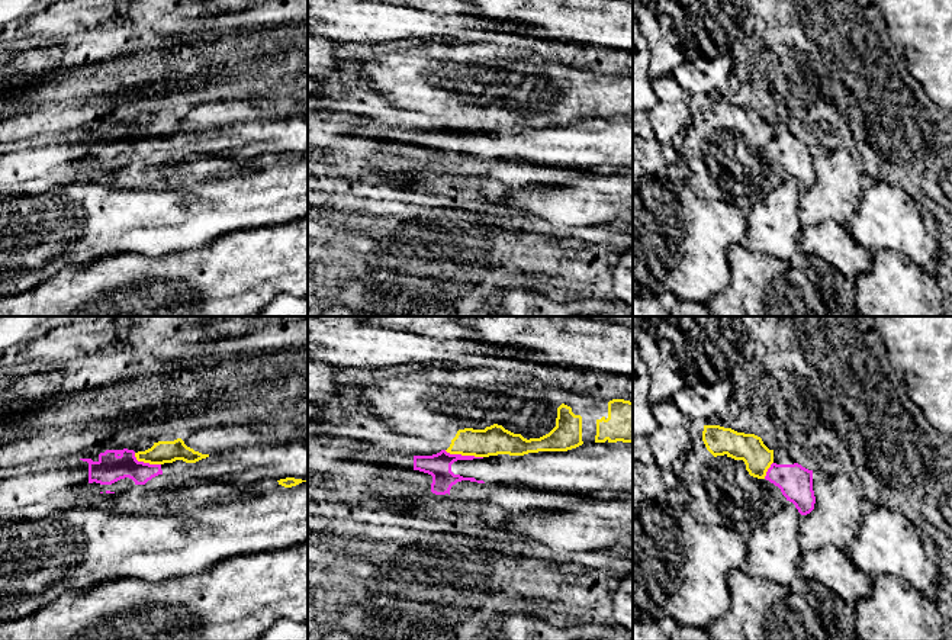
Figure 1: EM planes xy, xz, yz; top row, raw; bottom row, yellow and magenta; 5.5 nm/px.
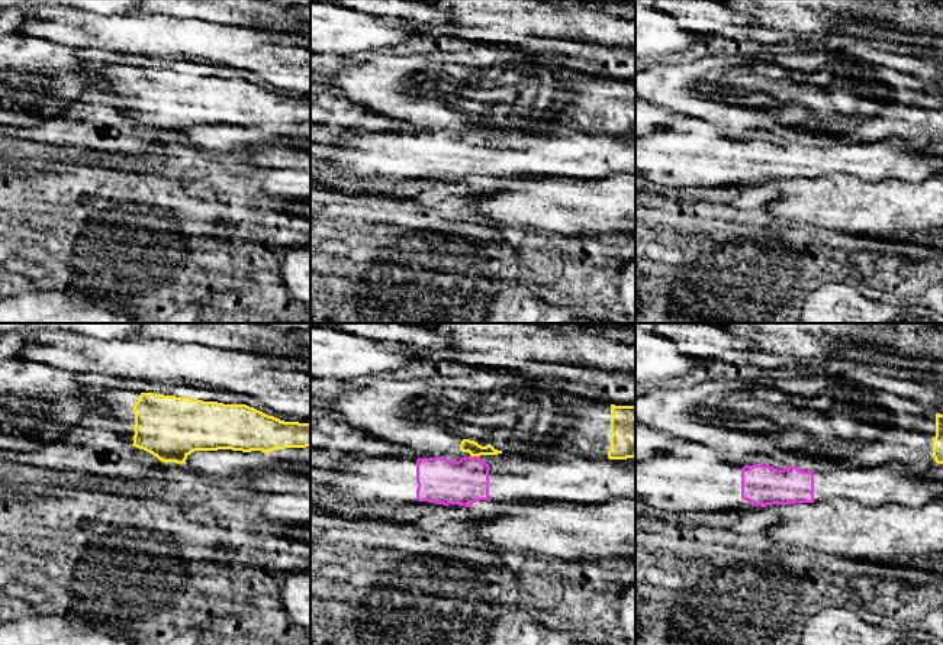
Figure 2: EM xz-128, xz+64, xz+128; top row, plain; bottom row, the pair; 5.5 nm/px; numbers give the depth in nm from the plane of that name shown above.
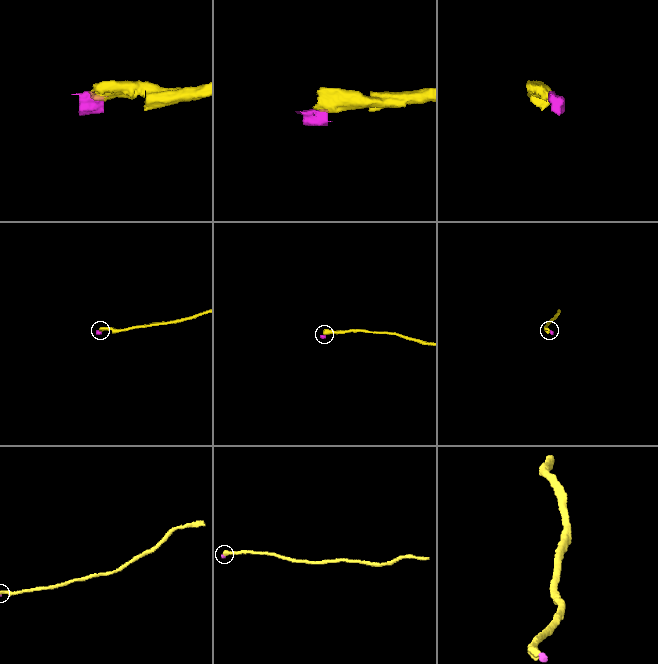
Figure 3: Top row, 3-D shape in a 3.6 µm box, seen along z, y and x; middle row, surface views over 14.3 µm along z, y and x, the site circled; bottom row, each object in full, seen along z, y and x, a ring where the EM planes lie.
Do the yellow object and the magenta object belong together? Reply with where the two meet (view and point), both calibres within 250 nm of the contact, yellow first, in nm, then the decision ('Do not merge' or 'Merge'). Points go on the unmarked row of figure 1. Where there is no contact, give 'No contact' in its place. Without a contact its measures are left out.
Touches yellow at xz (463, 129). Thickness 170 nm (yellow) against 140 nm. Do not merge

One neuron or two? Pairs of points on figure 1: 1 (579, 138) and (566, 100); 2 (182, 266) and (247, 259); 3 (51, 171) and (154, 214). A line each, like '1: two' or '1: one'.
1: two
2: one
3: two

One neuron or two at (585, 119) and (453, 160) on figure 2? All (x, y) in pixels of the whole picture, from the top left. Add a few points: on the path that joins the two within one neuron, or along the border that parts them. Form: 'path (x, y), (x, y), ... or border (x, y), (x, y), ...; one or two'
border (528, 131), (576, 132); two

